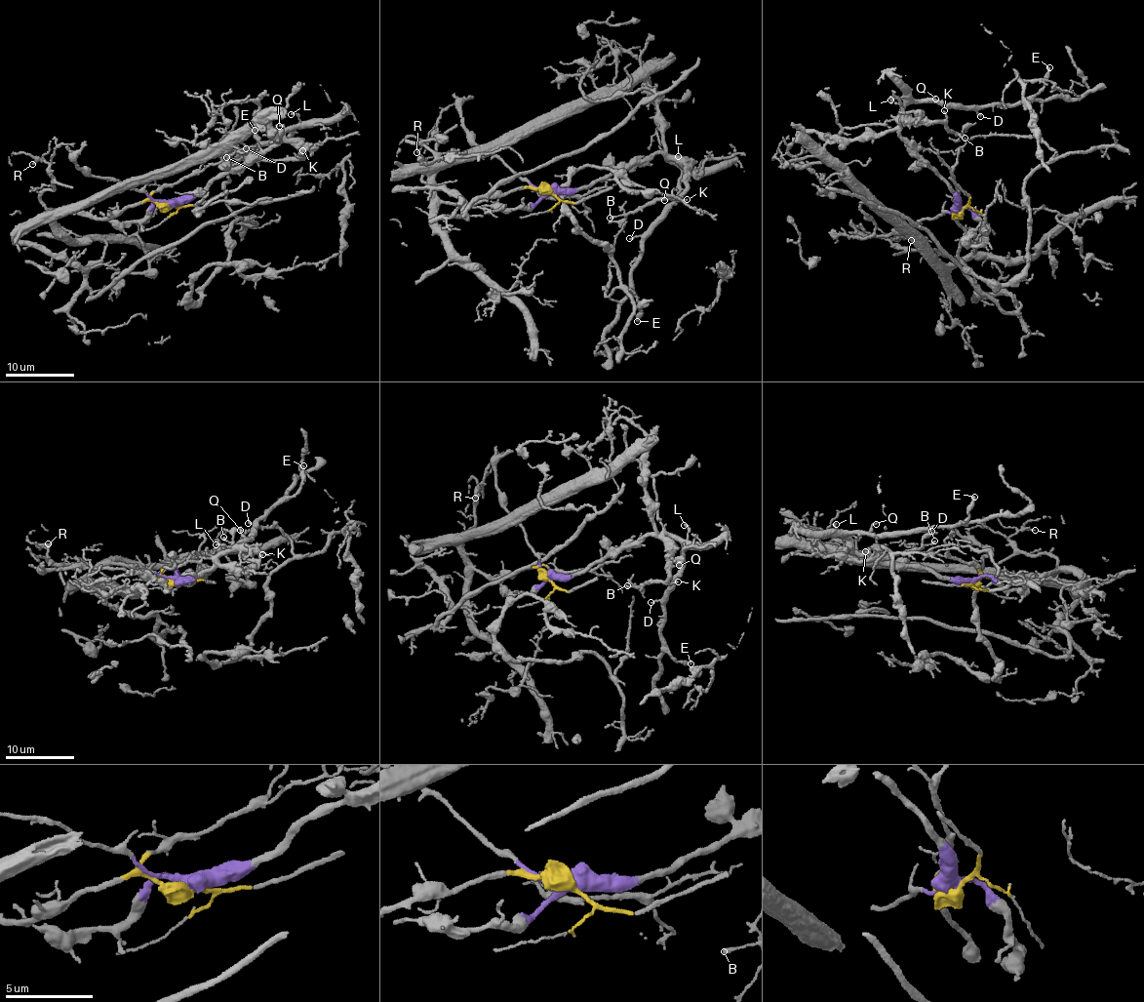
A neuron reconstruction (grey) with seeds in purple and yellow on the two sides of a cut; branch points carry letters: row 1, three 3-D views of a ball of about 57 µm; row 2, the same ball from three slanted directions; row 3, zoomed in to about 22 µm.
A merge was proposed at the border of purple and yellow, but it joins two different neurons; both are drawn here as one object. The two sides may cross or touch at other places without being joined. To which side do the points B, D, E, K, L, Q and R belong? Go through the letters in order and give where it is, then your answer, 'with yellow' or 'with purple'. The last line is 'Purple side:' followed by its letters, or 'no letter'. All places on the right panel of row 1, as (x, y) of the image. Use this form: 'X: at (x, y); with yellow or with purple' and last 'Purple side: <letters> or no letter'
B: at (965, 138); with purple
D: at (980, 116); with purple
E: at (1049, 67); with purple
K: at (944, 110); with purple
L: at (890, 100); with purple
Q: at (935, 99); with purple
R: at (911, 240); with yellow
Purple side: B, D, E, K, L, Q

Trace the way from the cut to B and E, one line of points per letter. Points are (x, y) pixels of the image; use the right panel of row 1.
B: (959, 210), (958, 200), (951, 188), (900, 134), (901, 125), (943, 122), (946, 131), (966, 139)
E: (959, 210), (951, 188), (899, 133), (899, 114), (907, 102), (936, 100), (962, 106), (1031, 100), (1049, 67)

